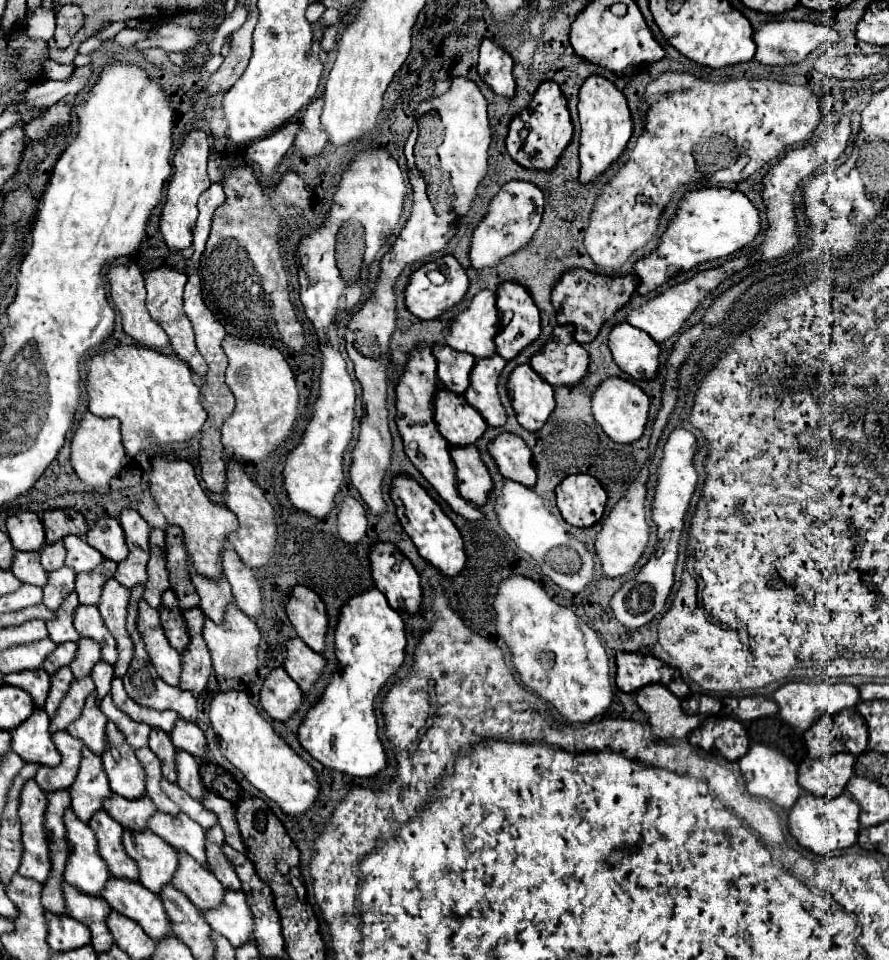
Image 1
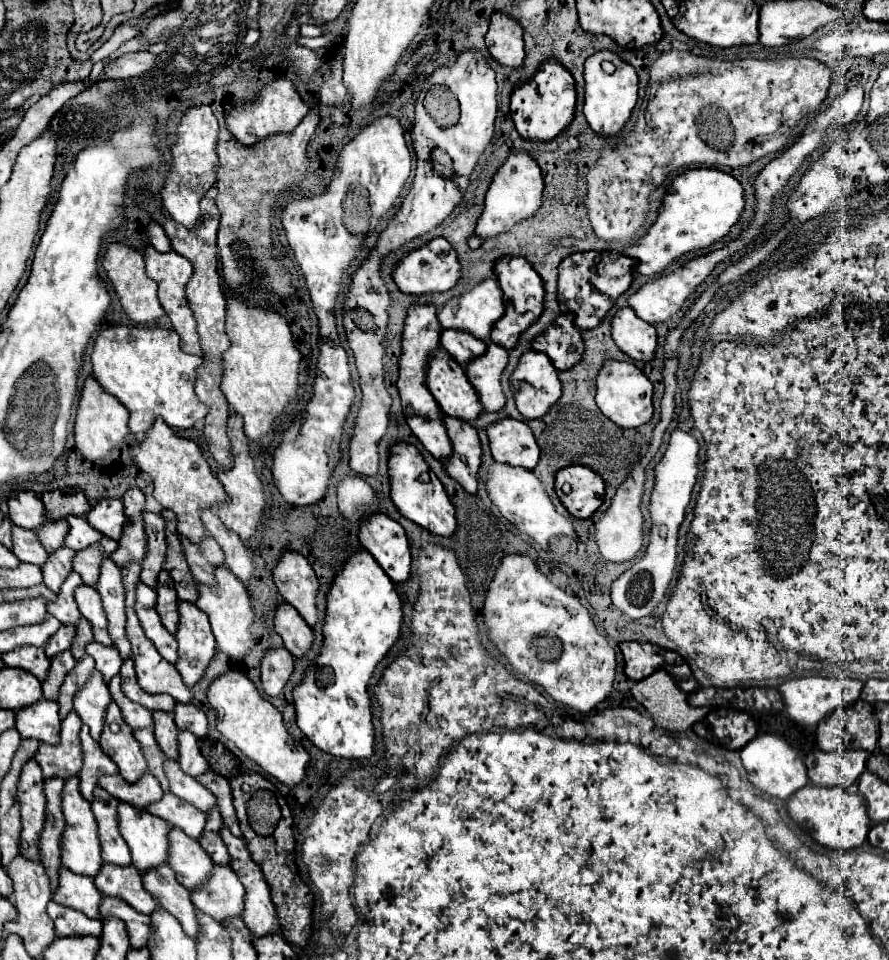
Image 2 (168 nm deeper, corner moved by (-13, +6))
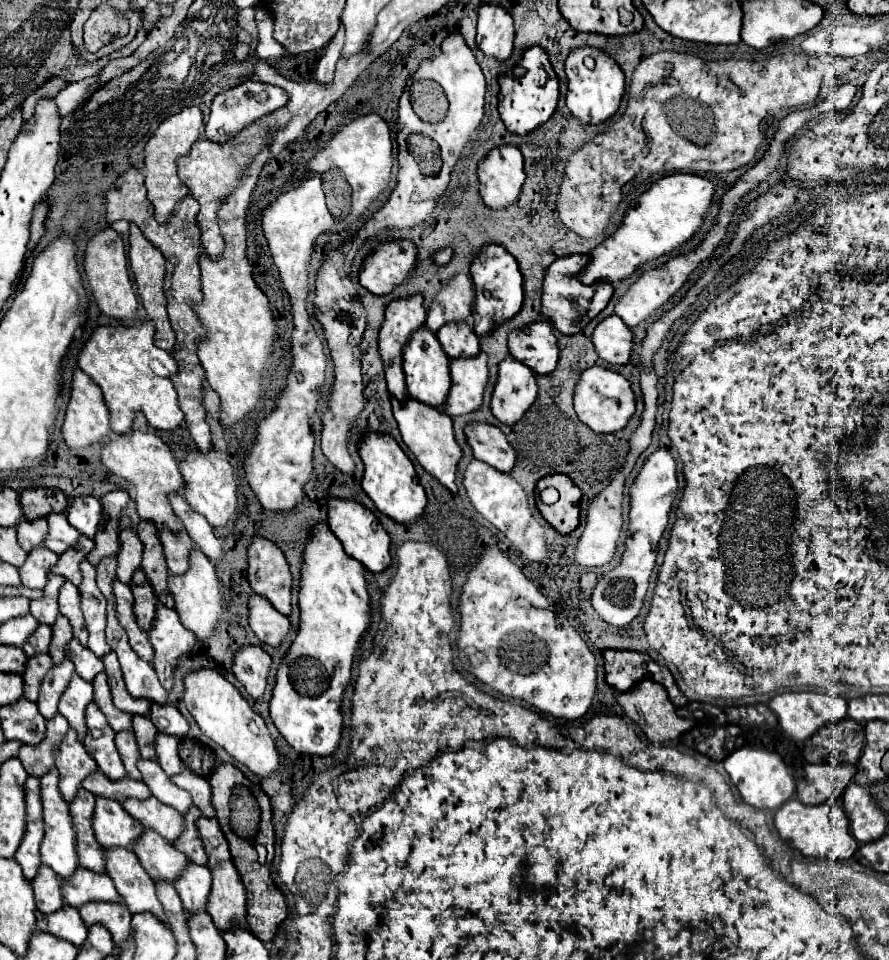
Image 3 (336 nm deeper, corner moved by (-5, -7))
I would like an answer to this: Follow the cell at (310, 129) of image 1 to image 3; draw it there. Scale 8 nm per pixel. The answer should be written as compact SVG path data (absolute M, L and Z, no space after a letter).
M340 28L340 30L336 32L336 36L330 40L330 44L324 48L324 52L322 52L320 60L318 60L314 78L316 78L320 84L332 84L332 80L334 80L334 70L336 70L336 62L338 62L338 58L340 58L342 44L344 44L344 28Z

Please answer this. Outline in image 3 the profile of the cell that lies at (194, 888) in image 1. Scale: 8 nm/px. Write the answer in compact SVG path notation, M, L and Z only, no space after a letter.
M144 830L140 840L134 844L134 852L142 862L142 868L146 868L150 878L156 882L174 884L172 880L176 880L188 866L188 858L154 830Z

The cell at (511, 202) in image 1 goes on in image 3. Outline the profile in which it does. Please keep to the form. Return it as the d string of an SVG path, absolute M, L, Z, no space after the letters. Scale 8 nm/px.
M516 146L494 148L478 164L480 196L488 208L502 210L518 202L526 180L524 158Z

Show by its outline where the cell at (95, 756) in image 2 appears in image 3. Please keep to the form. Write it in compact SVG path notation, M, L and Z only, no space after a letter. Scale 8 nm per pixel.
M72 728L68 730L66 740L62 740L62 748L56 752L56 768L60 772L58 788L66 802L74 800L76 792L82 786L82 780L98 770L98 764L88 756Z

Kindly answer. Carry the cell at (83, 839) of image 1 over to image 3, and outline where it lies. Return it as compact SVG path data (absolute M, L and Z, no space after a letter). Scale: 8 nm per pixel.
M52 768L46 776L42 776L40 780L40 788L42 788L42 806L44 806L44 826L46 826L46 836L42 840L40 846L40 856L42 856L42 864L50 866L60 878L70 878L76 870L78 870L78 852L76 852L76 832L74 832L74 824L72 824L72 816L70 816L70 806L68 802L64 802L60 790L58 790L58 780L60 774L56 768Z

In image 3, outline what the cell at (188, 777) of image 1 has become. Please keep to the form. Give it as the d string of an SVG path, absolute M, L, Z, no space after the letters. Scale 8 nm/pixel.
M158 734L156 736L156 752L158 752L158 764L168 776L176 776L184 770L184 764L178 756L178 746L180 740L176 736L168 734Z

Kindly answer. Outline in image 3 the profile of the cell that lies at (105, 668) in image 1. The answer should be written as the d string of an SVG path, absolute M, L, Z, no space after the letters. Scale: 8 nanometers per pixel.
M76 638L66 646L66 656L74 662L76 674L82 676L86 682L92 682L98 672L104 672L102 660L96 658L88 648L80 646Z

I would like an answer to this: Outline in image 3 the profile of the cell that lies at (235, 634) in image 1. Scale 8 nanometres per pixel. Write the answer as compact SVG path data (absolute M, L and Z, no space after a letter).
M198 550L190 554L190 570L184 576L170 576L170 592L176 600L176 612L180 614L180 622L196 634L200 642L206 642L218 628L220 616L224 612L224 594L222 594L222 584L216 576L214 564Z

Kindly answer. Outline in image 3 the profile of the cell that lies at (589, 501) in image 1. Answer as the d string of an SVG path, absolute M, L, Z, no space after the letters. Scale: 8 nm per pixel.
M562 474L544 476L538 482L536 492L542 492L544 488L550 488L550 486L560 492L560 500L556 504L548 506L540 498L536 498L536 506L538 506L540 514L560 534L570 534L580 524L580 500L582 500L582 492L580 492L580 488L568 476L562 476Z

